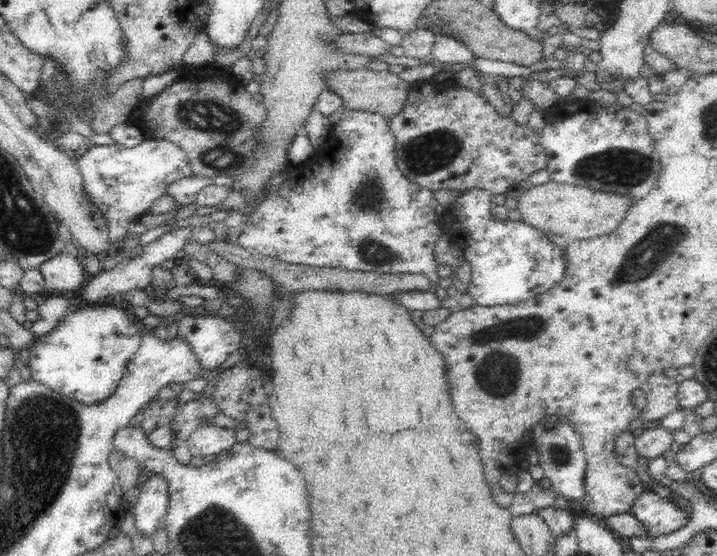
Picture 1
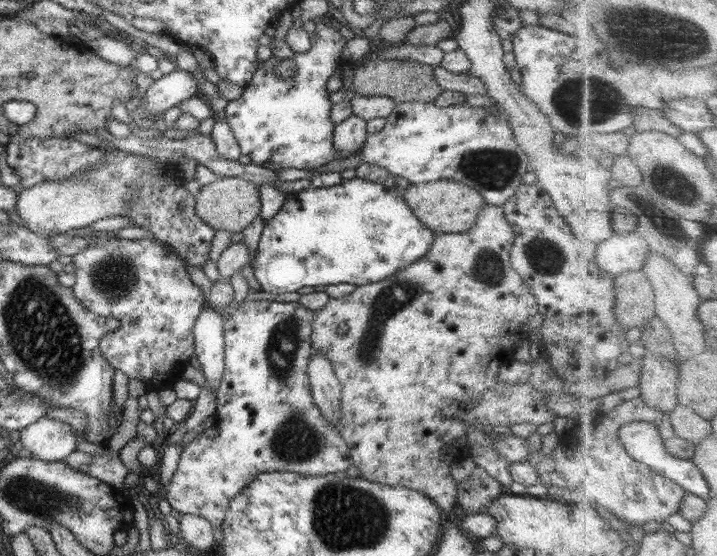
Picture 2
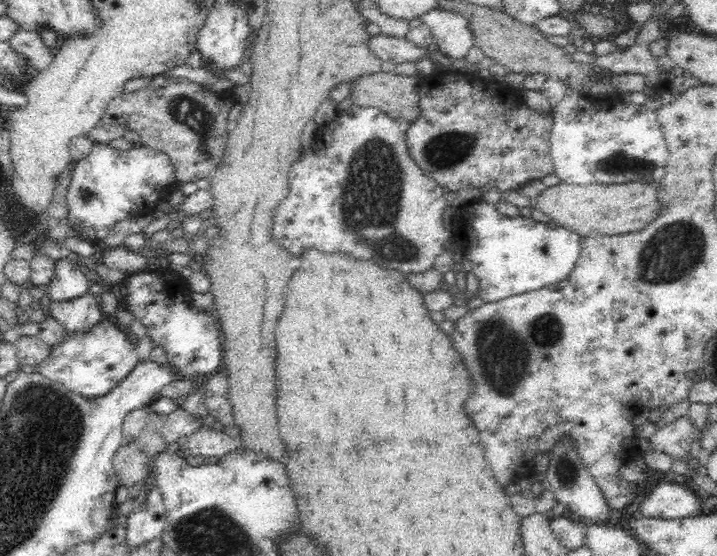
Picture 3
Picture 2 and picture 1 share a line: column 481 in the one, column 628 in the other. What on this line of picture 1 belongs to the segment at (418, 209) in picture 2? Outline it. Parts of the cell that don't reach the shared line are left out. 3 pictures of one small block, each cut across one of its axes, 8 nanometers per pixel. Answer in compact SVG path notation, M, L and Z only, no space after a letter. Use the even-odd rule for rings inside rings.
M552 180L528 188L517 199L516 209L522 215L519 222L526 222L545 233L558 234L568 242L610 234L626 218L628 208L636 201L632 195L607 193L582 186L555 183Z

